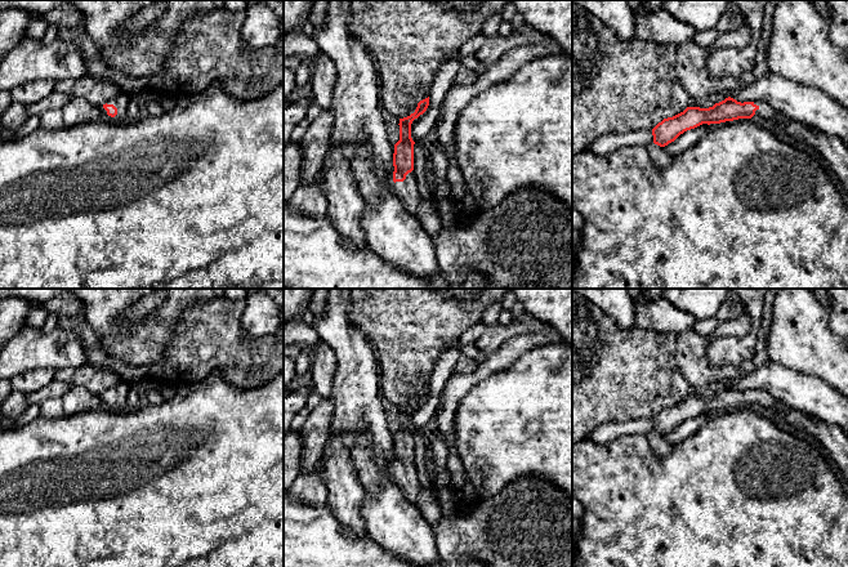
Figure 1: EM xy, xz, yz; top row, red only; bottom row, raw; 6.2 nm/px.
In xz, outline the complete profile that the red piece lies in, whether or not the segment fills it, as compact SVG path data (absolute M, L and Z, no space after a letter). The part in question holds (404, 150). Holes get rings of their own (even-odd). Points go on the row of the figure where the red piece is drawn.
M429 97L418 103L414 113L400 119L400 140L394 144L393 153L392 192L403 201L406 209L415 216L421 196L418 191L419 184L414 171L415 142L411 138L411 124L427 111L428 106Z

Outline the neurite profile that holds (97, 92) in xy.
M90 75L75 80L55 82L55 90L72 97L81 97L93 106L101 106L122 90L111 81L95 79Z

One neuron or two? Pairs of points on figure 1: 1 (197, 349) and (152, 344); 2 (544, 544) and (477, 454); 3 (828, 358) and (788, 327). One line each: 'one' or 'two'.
1: two
2: two
3: one

